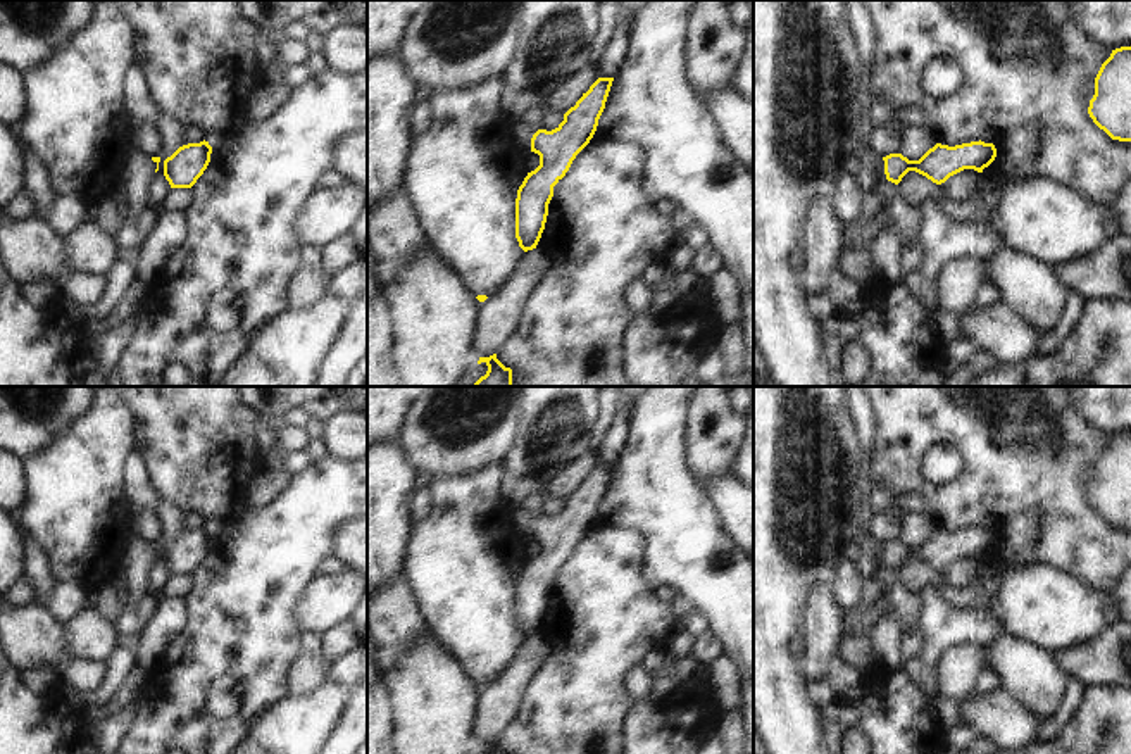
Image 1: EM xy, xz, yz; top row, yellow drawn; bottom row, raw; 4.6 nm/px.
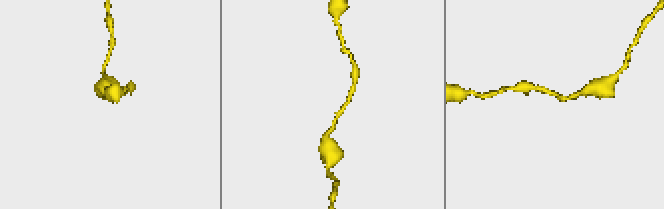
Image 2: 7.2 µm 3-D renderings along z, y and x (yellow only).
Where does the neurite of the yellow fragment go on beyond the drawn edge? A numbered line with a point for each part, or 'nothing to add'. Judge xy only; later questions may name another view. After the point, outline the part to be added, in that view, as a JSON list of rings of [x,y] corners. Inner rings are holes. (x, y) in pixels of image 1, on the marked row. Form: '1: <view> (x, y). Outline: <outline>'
1: xy (137, 175). Outline: [[[131,150],[121,171],[121,181],[126,192],[128,214],[124,226],[114,236],[117,250],[138,252],[145,236],[138,231],[138,217],[150,209],[148,186],[153,179],[157,162],[141,150]]]

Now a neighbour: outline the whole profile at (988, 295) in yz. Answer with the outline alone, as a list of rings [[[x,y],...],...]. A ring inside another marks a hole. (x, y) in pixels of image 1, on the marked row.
[[[983,283],[978,295],[976,295],[976,300],[974,300],[971,311],[988,309],[988,307],[993,307],[1000,302],[1002,300],[1000,300],[997,286],[990,285],[990,283]]]

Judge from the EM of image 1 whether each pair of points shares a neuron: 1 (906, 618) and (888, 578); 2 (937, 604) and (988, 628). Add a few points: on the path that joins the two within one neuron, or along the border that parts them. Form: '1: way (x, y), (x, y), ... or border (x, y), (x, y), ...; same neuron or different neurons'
1: way (906, 608), (890, 589); same neuron
2: way (949, 616), (957, 625), (976, 625); same neuron

